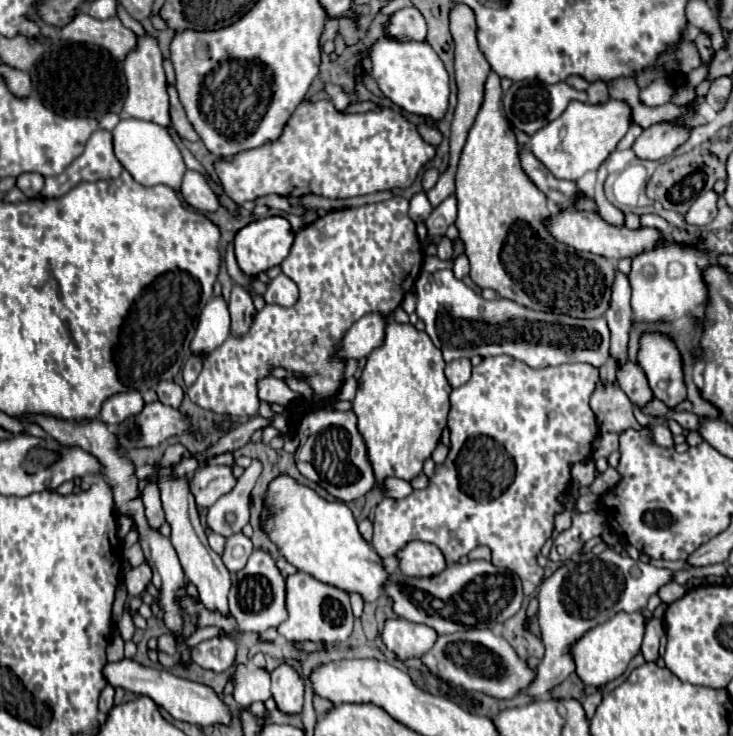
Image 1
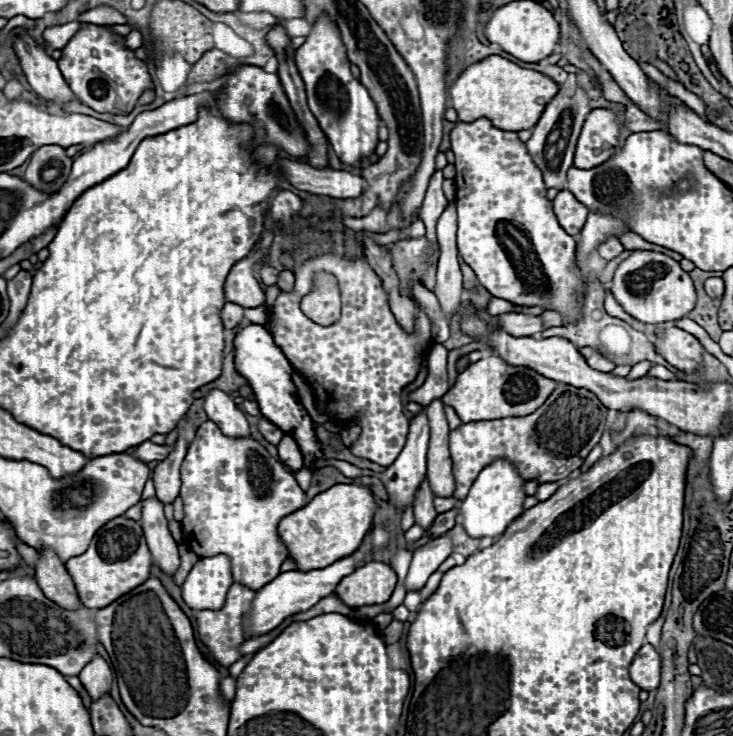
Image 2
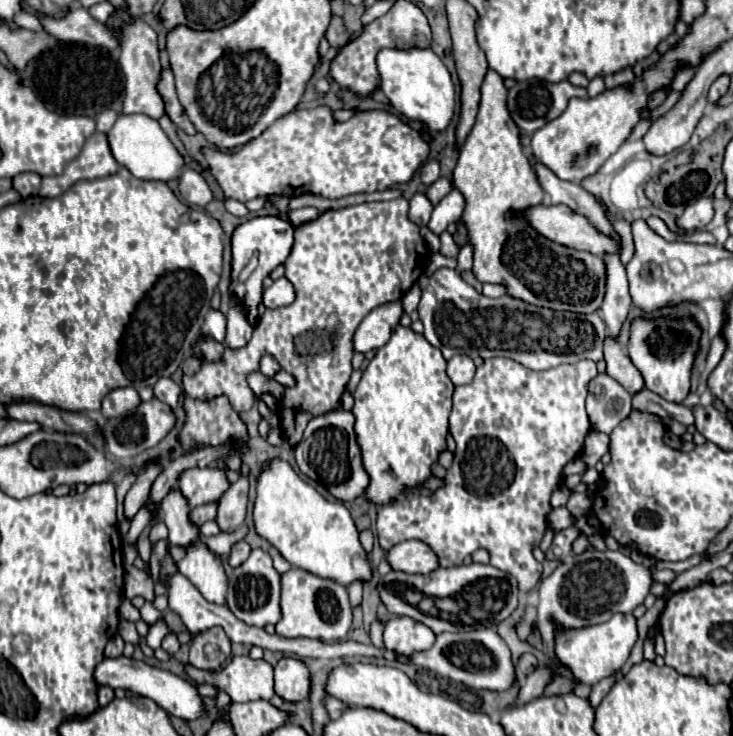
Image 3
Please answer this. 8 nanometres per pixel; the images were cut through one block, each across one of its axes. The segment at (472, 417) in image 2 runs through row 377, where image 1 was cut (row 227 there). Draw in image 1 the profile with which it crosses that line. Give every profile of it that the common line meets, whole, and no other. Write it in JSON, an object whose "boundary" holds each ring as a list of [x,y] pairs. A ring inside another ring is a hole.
{"boundary":[[[491,71],[484,86],[484,102],[476,116],[474,126],[468,132],[466,146],[460,154],[456,168],[456,198],[458,198],[458,220],[460,238],[466,246],[470,260],[470,278],[480,288],[494,288],[500,298],[514,300],[532,310],[560,312],[576,318],[604,316],[610,300],[610,286],[614,276],[614,264],[602,256],[588,252],[576,252],[566,244],[560,244],[548,236],[542,220],[550,216],[546,208],[546,196],[536,188],[520,164],[518,142],[514,130],[502,110],[502,88],[500,76]]]}

